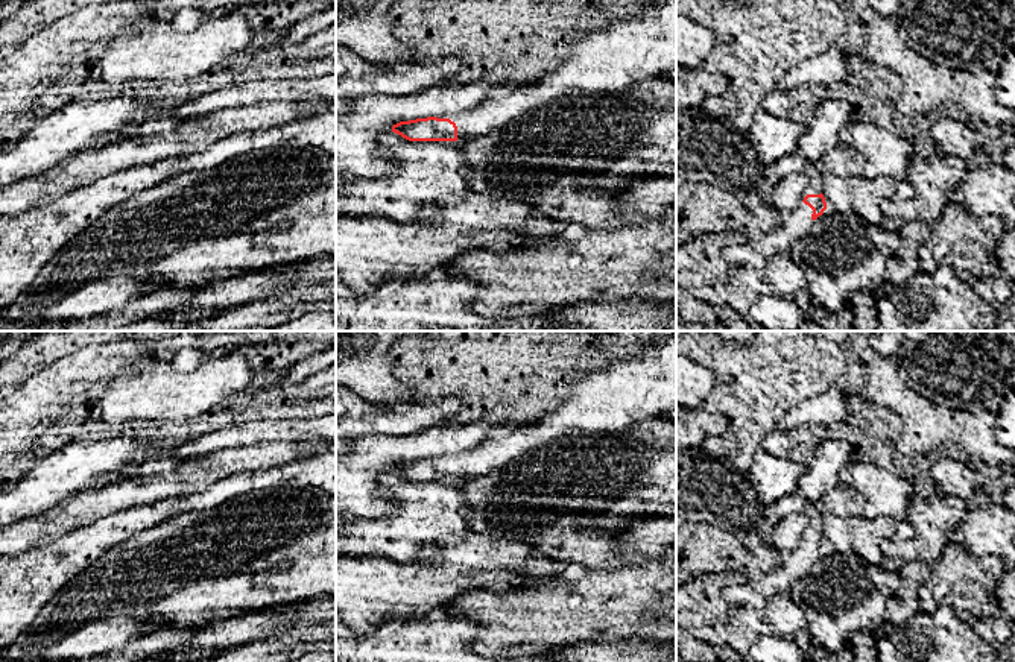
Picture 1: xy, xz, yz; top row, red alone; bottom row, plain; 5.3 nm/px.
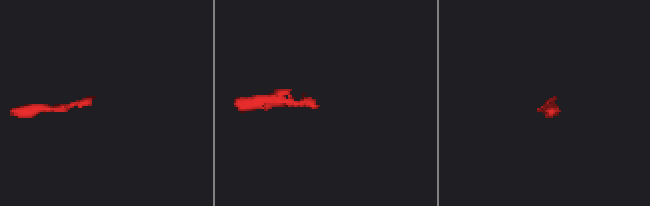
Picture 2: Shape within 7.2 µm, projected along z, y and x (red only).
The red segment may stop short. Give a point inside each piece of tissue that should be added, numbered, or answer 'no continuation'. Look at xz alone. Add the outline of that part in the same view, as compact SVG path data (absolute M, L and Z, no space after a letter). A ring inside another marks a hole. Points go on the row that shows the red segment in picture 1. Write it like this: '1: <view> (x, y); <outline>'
1: xz (638, 46); M650 0L641 3L637 12L628 9L624 15L612 23L591 33L583 33L577 38L568 58L553 71L526 84L500 85L489 91L476 108L462 114L439 115L438 118L454 121L457 126L457 141L463 141L511 126L524 114L539 109L558 97L574 93L602 94L605 91L620 91L632 84L662 79L675 67L676 0Z

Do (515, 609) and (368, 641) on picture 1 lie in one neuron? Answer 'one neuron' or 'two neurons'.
two neurons

